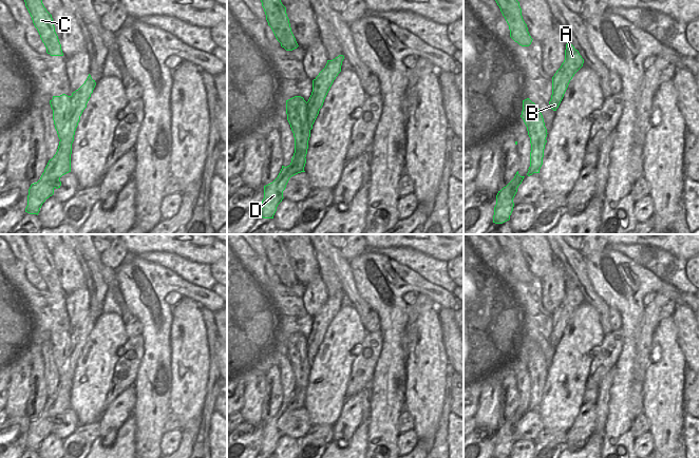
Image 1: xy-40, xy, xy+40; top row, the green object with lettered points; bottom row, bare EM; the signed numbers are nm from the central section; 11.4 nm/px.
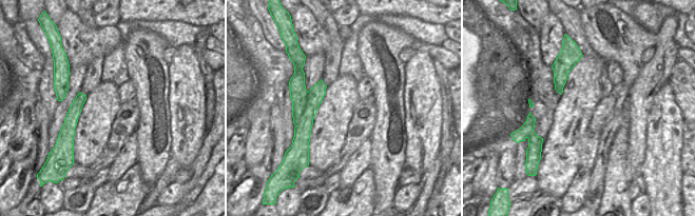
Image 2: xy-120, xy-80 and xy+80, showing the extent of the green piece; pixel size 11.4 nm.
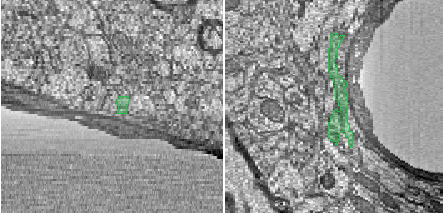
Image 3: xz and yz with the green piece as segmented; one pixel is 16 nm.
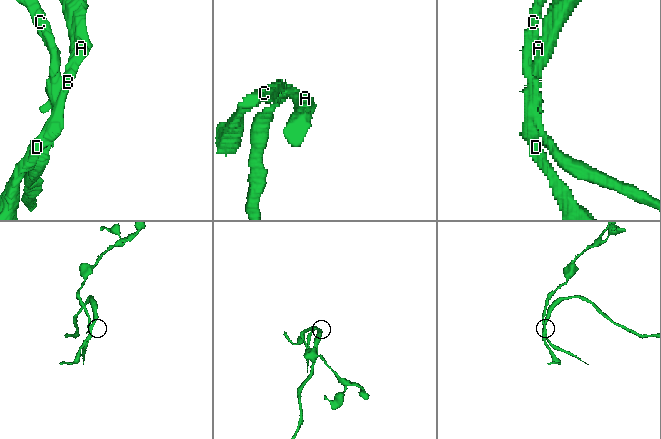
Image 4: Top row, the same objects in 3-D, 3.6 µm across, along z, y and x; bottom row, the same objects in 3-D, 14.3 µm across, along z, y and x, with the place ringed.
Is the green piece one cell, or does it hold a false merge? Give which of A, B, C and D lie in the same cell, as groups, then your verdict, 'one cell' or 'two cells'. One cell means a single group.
A B D / C | two cells

